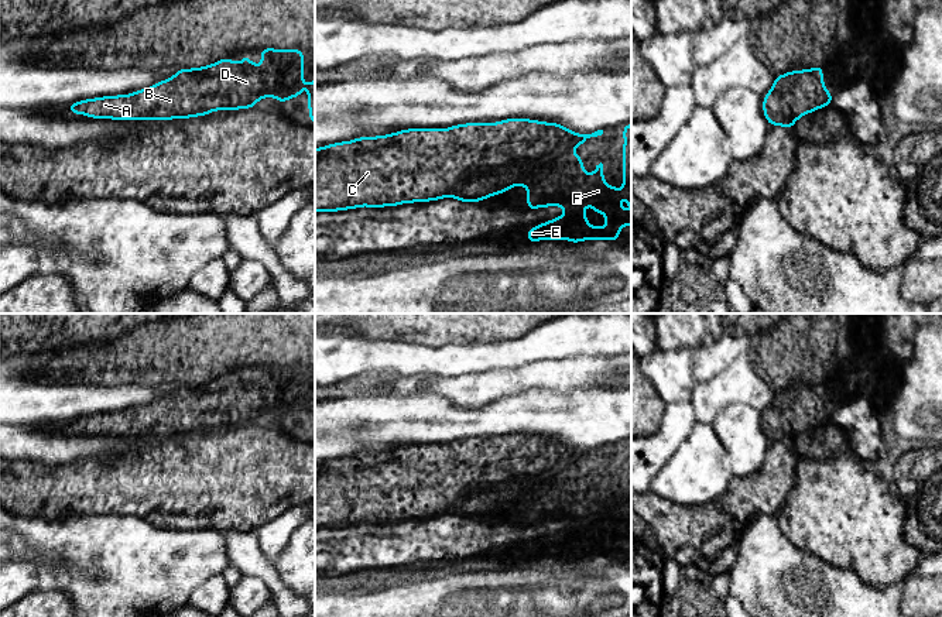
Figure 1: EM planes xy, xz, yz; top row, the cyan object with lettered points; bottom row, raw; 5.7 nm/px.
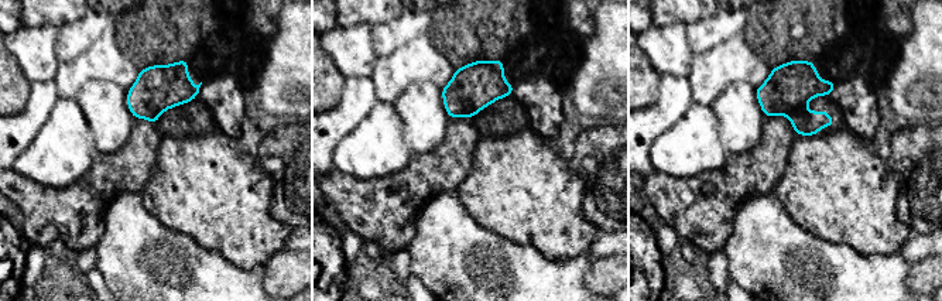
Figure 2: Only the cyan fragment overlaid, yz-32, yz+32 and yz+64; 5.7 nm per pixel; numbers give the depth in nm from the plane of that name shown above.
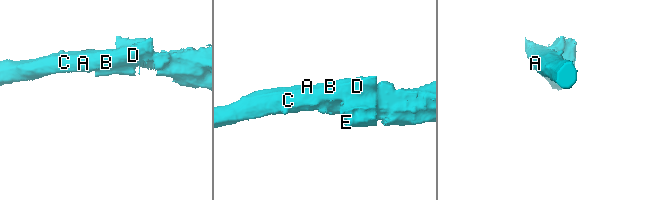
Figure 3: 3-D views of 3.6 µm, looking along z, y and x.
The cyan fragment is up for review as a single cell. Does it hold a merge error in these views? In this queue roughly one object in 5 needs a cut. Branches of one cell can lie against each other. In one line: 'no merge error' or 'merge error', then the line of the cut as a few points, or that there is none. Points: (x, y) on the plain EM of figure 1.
no merge error; cut none

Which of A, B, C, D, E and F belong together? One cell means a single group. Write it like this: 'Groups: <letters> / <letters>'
Groups: A B C D E F

